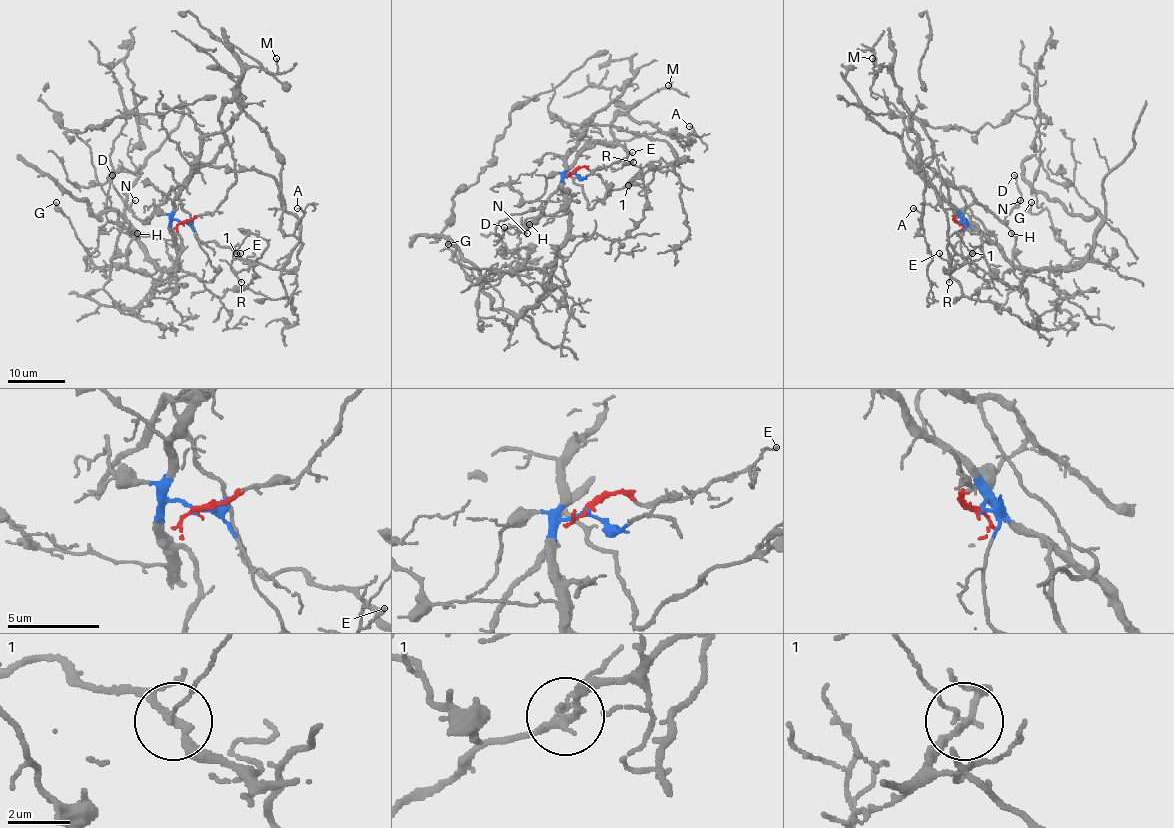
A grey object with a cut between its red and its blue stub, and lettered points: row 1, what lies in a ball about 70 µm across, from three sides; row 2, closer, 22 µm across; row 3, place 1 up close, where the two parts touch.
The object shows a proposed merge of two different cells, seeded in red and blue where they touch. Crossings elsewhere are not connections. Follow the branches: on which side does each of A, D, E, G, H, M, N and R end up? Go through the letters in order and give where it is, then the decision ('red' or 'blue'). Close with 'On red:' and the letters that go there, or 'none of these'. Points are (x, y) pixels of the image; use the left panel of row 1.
A: (297, 208) | red
D: (112, 175) | red
E: (240, 253) | red
G: (56, 202) | blue
H: (137, 233) | blue
M: (276, 58) | red
N: (135, 200) | red
R: (241, 282) | red
On red: A, D, E, M, N, R

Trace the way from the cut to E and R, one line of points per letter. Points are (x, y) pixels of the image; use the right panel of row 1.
E: (960, 223), (954, 220), (932, 145), (928, 164), (958, 190), (996, 239), (983, 242), (951, 272), (940, 253)
R: (960, 223), (954, 220), (932, 145), (928, 164), (958, 190), (996, 239), (976, 247), (953, 269), (948, 282)

